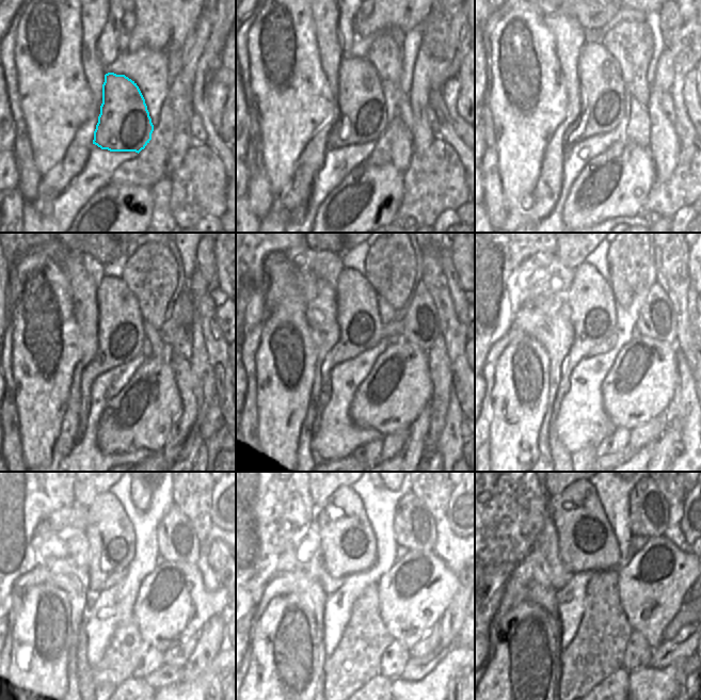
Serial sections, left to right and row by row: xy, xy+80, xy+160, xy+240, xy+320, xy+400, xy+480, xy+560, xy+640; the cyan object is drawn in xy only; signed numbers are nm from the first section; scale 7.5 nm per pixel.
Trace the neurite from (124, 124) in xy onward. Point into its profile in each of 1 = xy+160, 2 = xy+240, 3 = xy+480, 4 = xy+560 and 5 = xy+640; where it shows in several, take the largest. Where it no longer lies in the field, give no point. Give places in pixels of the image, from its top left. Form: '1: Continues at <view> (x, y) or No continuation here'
1: Continues at xy+160 (602, 93)
2: Continues at xy+240 (121, 335)
3: Continues at xy+480 (110, 536)
4: Continues at xy+560 (347, 540)
5: Continues at xy+640 (587, 543)

